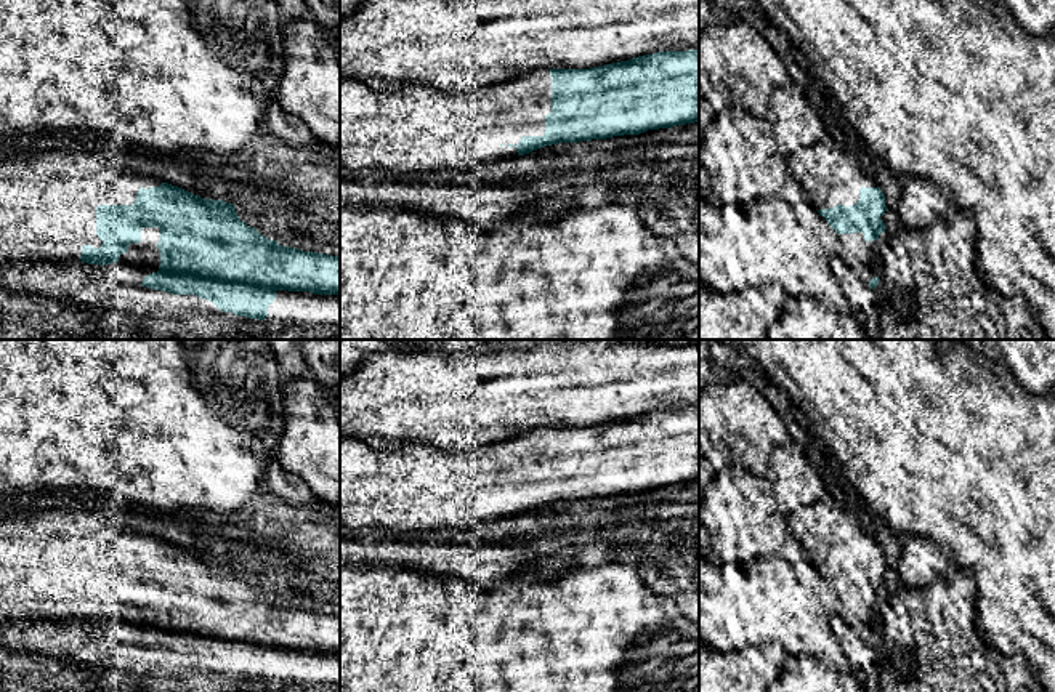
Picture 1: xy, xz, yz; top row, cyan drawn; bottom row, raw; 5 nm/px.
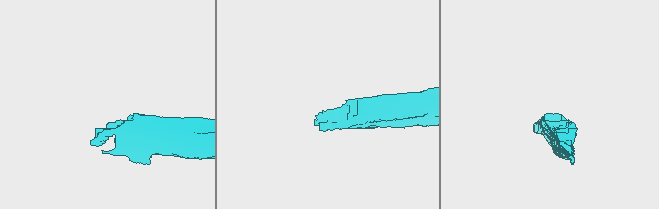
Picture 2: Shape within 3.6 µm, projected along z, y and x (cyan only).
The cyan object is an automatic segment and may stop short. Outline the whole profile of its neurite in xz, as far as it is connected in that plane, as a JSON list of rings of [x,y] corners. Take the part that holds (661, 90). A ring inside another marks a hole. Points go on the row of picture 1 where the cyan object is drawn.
[[[699,50],[657,51],[654,54],[643,54],[629,61],[590,69],[537,69],[515,78],[507,78],[500,83],[475,88],[468,93],[439,91],[430,85],[409,85],[396,91],[383,93],[374,91],[366,83],[356,80],[340,80],[340,167],[353,170],[370,170],[375,167],[394,168],[399,171],[415,170],[418,184],[425,184],[433,171],[468,170],[476,163],[495,163],[500,159],[524,155],[558,143],[579,143],[624,135],[640,135],[648,130],[672,128],[694,122],[699,122]]]

